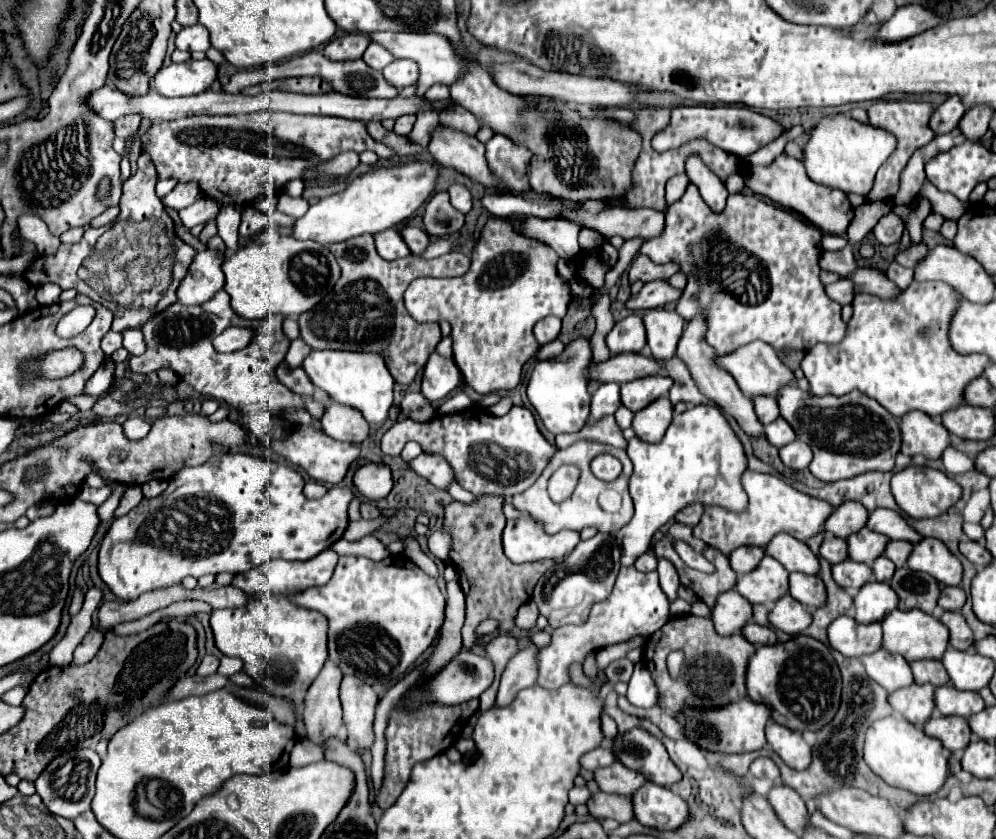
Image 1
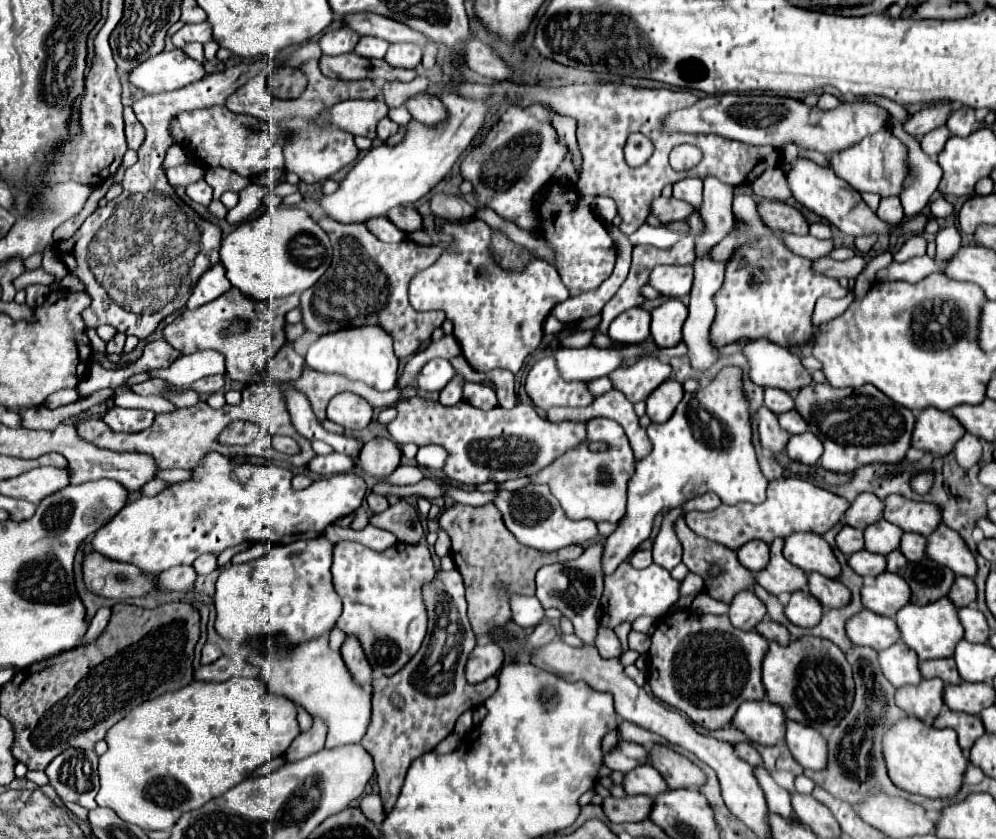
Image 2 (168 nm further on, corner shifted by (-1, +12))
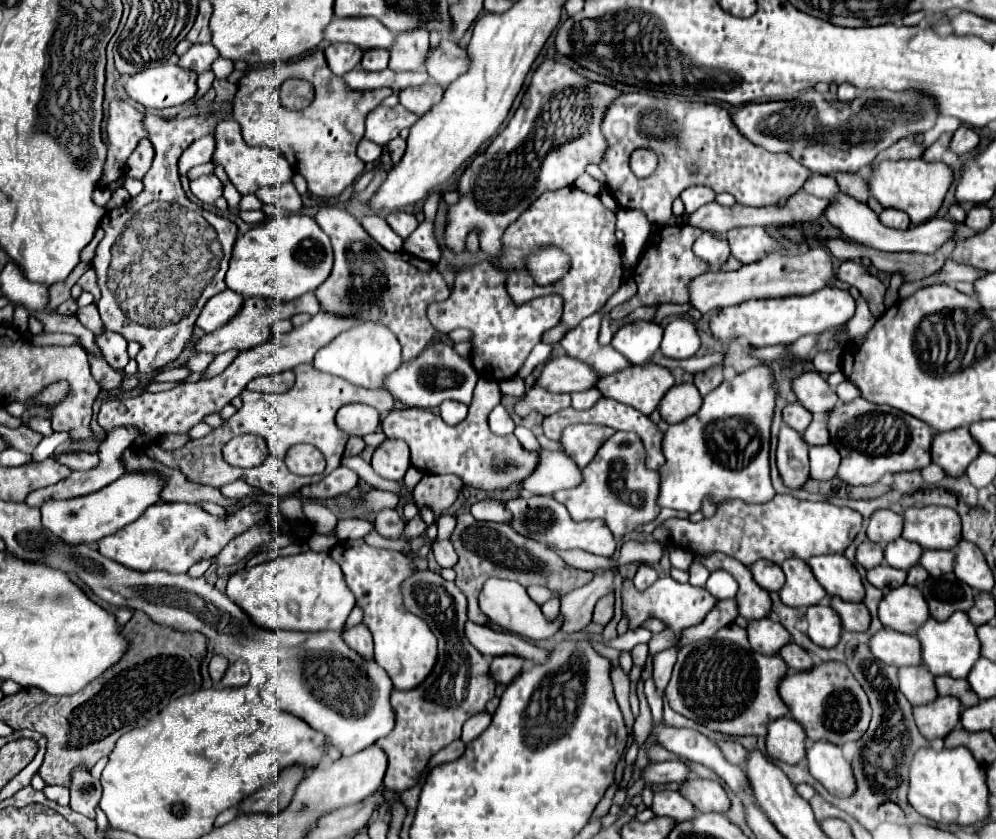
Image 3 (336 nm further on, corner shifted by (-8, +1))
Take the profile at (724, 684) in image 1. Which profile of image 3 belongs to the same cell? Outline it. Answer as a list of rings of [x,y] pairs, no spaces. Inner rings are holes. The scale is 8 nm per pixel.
[[[728,625],[720,629],[712,639],[702,639],[680,649],[672,679],[666,687],[666,699],[676,713],[698,721],[712,731],[720,731],[726,735],[766,735],[768,723],[772,719],[788,715],[788,707],[778,693],[780,679],[784,679],[786,673],[788,665],[784,663],[784,659],[780,659],[780,655],[768,657],[752,651],[746,629],[738,625]]]

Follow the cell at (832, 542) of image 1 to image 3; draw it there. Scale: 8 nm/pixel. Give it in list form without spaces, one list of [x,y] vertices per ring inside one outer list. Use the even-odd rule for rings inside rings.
[[[864,541],[858,551],[856,551],[856,561],[864,567],[864,569],[872,569],[884,563],[884,549],[872,541]]]

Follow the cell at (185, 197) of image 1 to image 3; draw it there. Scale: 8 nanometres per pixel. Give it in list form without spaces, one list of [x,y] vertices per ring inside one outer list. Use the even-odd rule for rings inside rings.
[[[206,135],[200,137],[198,141],[194,141],[180,157],[180,175],[186,175],[190,167],[200,165],[200,163],[208,163],[212,161],[212,151],[214,151],[214,135]]]

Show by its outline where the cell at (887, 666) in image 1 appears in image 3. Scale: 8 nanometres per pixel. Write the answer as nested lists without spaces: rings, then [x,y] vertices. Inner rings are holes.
[[[924,665],[900,669],[900,691],[914,707],[932,703],[938,697],[934,677]]]

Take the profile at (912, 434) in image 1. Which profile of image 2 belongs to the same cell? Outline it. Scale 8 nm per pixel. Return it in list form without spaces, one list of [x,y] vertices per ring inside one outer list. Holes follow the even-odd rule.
[[[925,408],[917,414],[911,446],[945,456],[953,450],[953,444],[965,434],[965,428],[949,414],[937,408]]]

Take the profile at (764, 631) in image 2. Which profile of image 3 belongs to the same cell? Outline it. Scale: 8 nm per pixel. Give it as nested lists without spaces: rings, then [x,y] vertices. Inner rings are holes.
[[[788,643],[788,645],[784,645],[784,647],[780,649],[778,655],[788,663],[790,671],[794,671],[794,673],[810,671],[810,669],[816,665],[816,663],[812,661],[812,657],[810,657],[802,647],[798,647],[796,643]]]

